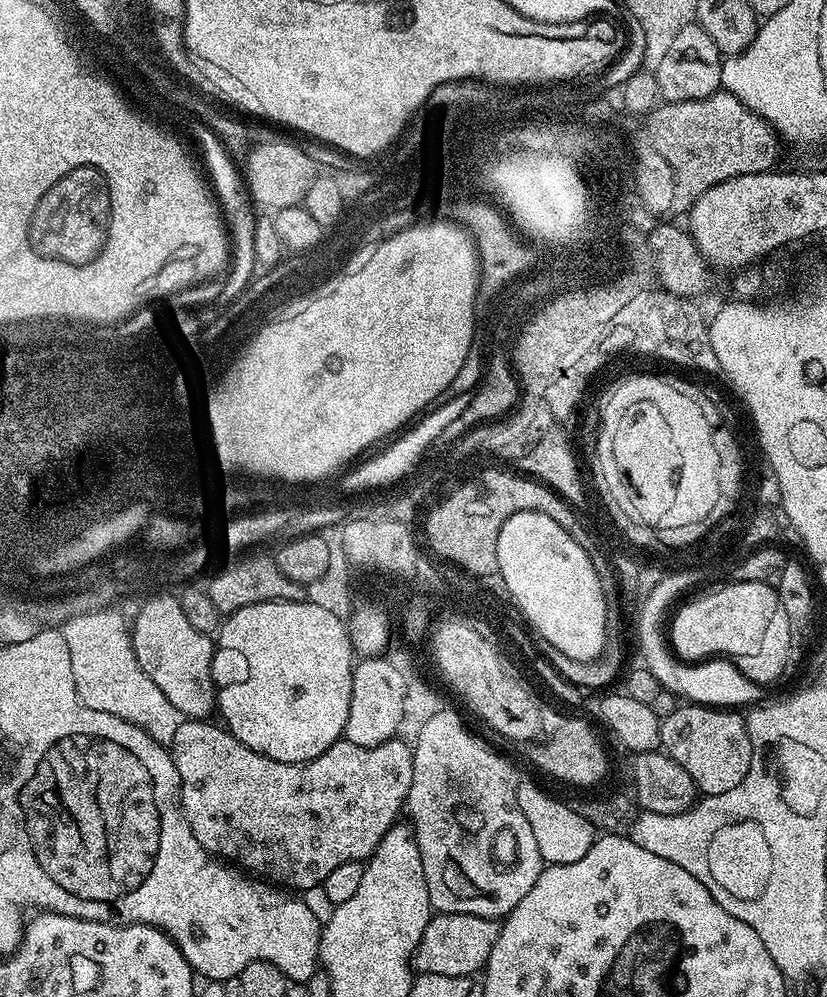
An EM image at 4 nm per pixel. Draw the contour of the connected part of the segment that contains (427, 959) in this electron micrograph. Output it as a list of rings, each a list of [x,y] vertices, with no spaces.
[[[441,912],[433,915],[426,930],[422,930],[422,938],[416,947],[415,971],[420,974],[475,977],[487,964],[490,950],[494,950],[494,942],[498,942],[500,925],[500,920],[461,912]]]

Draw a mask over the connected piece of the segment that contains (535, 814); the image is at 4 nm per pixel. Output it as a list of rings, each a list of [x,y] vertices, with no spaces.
[[[517,779],[516,797],[518,798],[518,810],[530,822],[530,830],[534,833],[534,839],[538,842],[538,854],[544,860],[545,865],[569,864],[578,862],[578,858],[586,858],[586,850],[598,838],[598,830],[582,814],[574,814],[570,806],[563,799],[555,800],[548,792],[543,792],[532,780]]]

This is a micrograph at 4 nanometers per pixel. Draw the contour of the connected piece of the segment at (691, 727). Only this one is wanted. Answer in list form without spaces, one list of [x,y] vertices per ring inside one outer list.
[[[691,702],[683,705],[685,708],[676,708],[669,716],[665,715],[660,721],[660,748],[668,753],[670,758],[674,758],[674,762],[678,762],[678,766],[682,766],[682,770],[686,770],[686,774],[690,774],[690,778],[695,782],[697,789],[704,796],[713,796],[714,794],[726,794],[726,790],[734,790],[734,786],[738,786],[746,778],[746,774],[750,770],[750,762],[752,761],[752,747],[750,746],[750,734],[748,733],[748,721],[743,715],[739,716],[739,711],[725,710],[720,706],[705,706],[702,704],[693,704]]]

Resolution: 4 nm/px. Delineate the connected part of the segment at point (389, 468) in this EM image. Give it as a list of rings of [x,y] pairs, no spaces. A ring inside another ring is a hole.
[[[473,391],[463,392],[456,396],[445,399],[443,403],[437,405],[429,413],[425,413],[416,423],[413,423],[404,433],[401,433],[396,439],[393,439],[386,447],[386,450],[378,453],[376,456],[363,459],[360,463],[353,465],[350,469],[343,471],[337,482],[341,490],[346,494],[359,496],[363,493],[365,486],[376,486],[382,482],[388,482],[396,476],[400,476],[414,460],[422,460],[425,451],[432,445],[436,444],[443,430],[446,427],[456,424],[460,416],[470,405],[474,396]],[[396,440],[396,441],[395,441]],[[370,458],[370,459],[369,459]],[[360,464],[360,465],[359,465]]]

